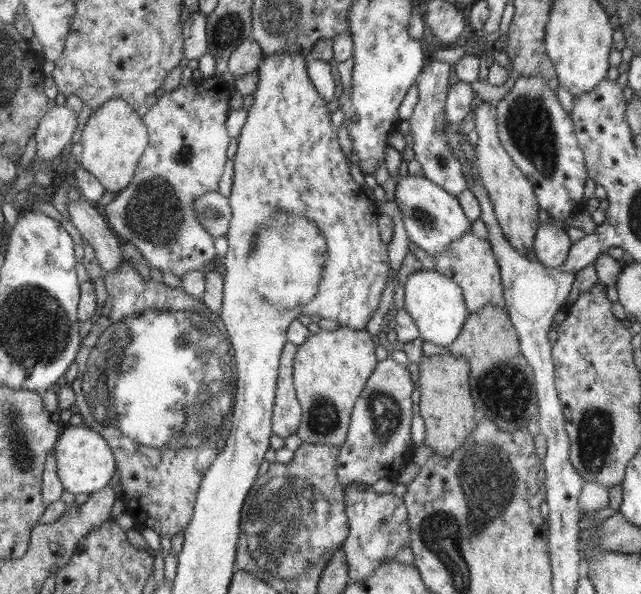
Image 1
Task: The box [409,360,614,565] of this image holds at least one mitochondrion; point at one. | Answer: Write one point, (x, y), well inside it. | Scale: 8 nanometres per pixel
(505, 391)

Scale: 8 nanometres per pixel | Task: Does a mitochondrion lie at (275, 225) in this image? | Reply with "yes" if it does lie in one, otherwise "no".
yes

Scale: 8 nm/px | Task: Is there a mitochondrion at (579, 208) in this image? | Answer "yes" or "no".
no

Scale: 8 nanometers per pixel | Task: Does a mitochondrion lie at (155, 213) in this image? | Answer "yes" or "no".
yes

